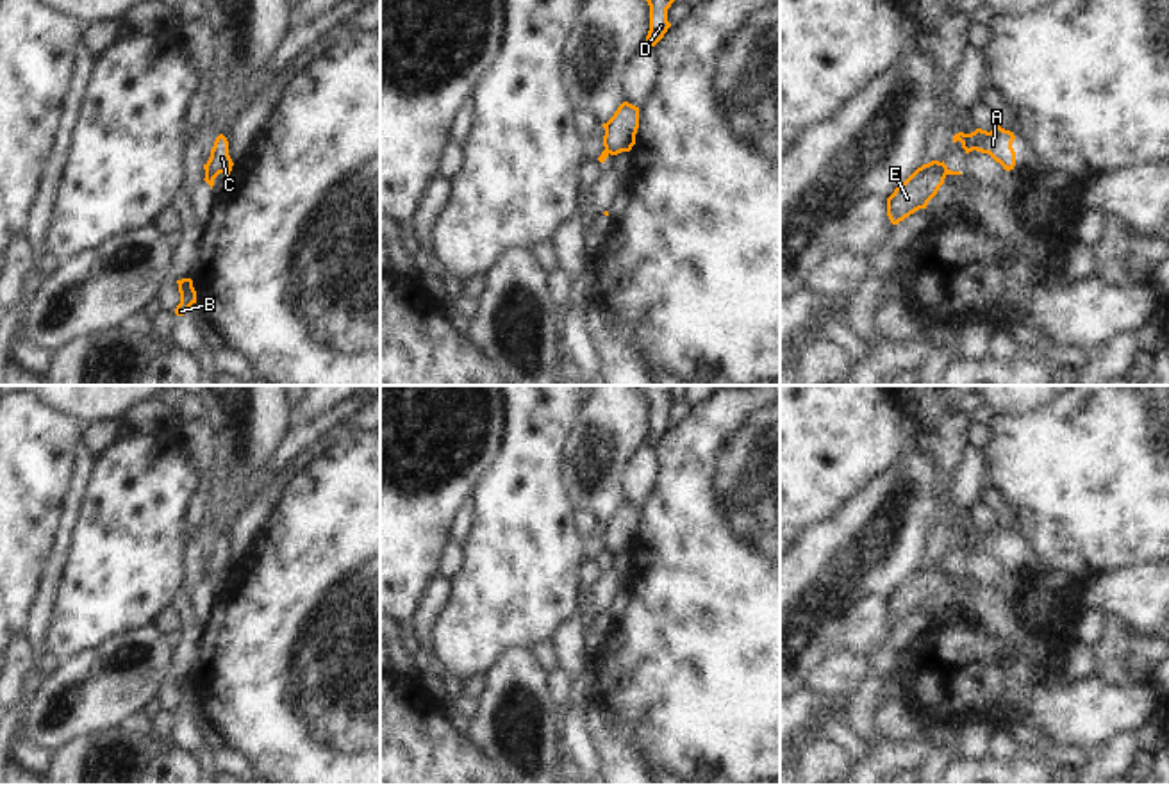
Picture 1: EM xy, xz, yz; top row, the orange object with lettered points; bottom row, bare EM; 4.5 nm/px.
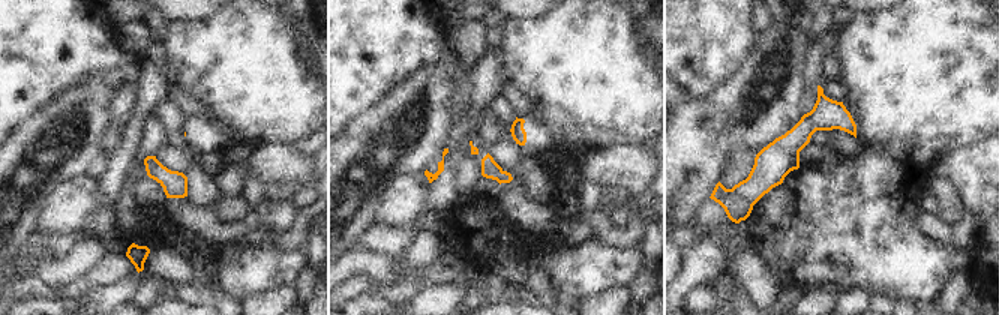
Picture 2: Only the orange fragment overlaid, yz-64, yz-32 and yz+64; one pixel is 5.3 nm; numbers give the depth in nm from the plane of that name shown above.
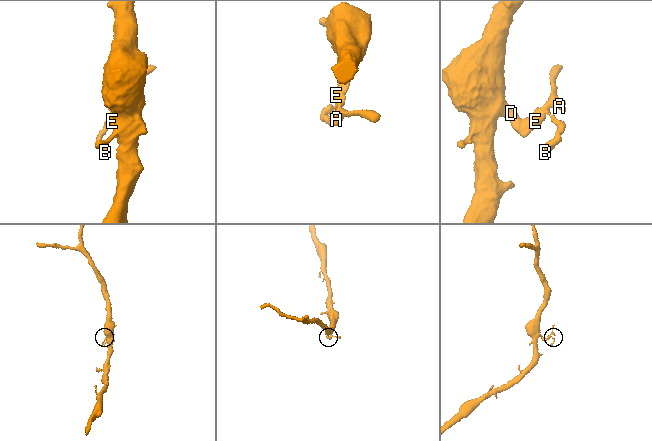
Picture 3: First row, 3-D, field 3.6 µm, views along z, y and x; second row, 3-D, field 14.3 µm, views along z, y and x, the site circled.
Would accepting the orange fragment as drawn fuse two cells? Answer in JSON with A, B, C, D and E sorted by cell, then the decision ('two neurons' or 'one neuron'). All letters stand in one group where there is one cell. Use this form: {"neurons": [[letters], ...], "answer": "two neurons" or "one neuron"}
{"neurons": [["A", "C", "D", "E"], ["B"]], "answer": "two neurons"}

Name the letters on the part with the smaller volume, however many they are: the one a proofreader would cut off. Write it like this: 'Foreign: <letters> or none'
Foreign: B

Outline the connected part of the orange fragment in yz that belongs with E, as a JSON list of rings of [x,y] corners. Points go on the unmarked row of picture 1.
[[[932,560],[917,567],[894,592],[887,598],[887,616],[898,624],[919,608],[926,608],[928,601],[944,583],[944,560]]]

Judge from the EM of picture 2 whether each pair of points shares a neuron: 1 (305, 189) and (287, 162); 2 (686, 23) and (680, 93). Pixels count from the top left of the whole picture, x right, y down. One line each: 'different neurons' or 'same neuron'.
1: same neuron
2: different neurons

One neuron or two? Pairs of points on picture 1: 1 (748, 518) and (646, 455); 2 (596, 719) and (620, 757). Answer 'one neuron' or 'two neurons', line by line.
1: two neurons
2: one neuron

